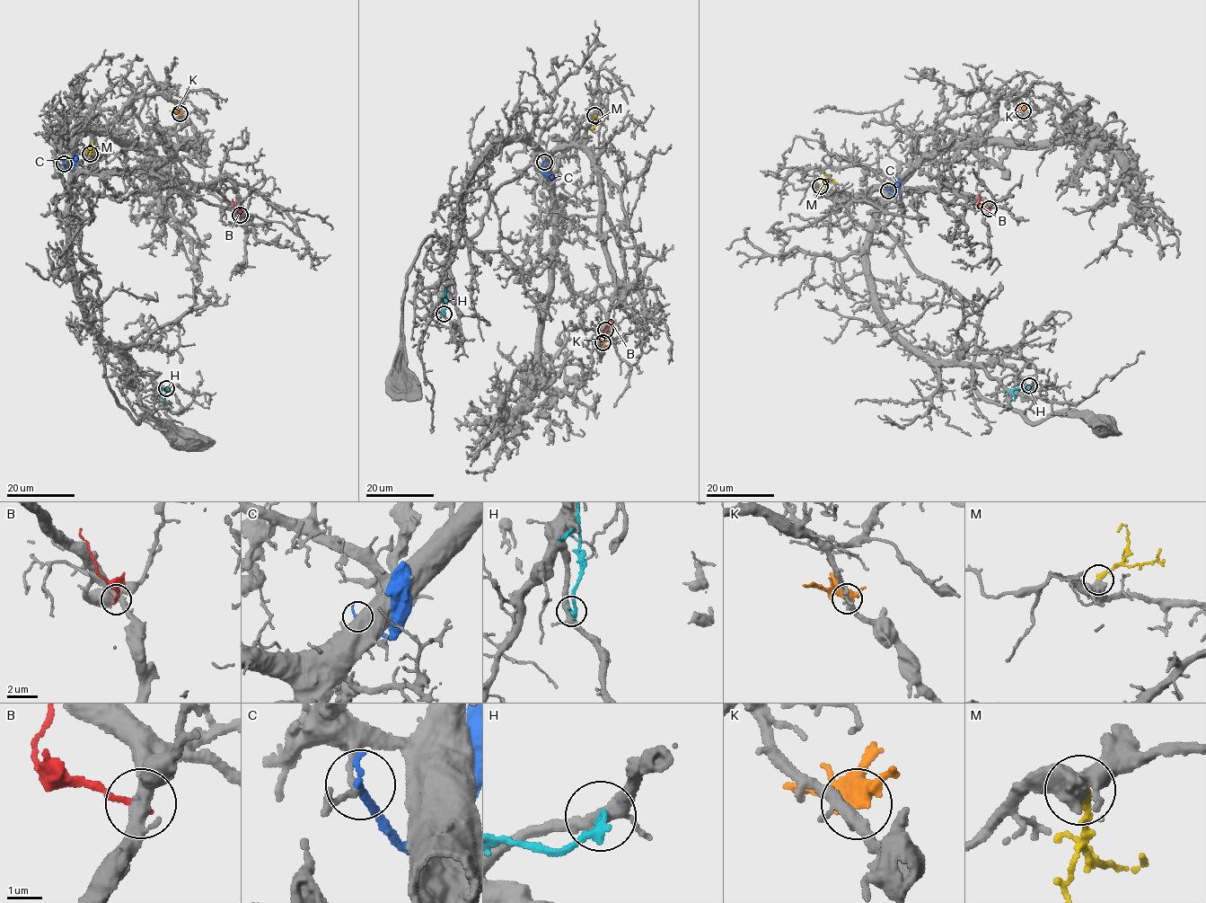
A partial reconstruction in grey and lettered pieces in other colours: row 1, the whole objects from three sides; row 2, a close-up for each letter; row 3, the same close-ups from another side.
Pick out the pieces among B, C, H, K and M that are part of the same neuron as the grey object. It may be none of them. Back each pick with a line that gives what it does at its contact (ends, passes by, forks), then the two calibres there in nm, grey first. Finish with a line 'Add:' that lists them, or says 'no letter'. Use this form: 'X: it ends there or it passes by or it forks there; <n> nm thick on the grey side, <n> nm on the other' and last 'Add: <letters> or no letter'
Add: no letter

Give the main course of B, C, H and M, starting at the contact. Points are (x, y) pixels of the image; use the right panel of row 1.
B: (988, 208), (979, 205), (979, 194)
C: (888, 190), (895, 195), (898, 178)
H: (1029, 386), (1025, 389), (1014, 389), (1014, 401)
M: (820, 186), (826, 180), (823, 175)

